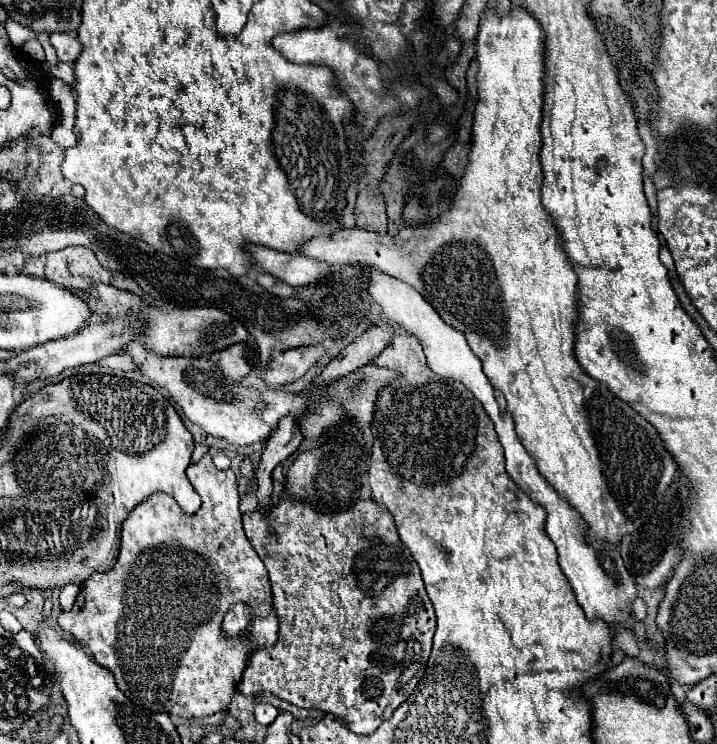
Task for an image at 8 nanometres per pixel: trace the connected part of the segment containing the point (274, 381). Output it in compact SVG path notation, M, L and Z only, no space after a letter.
M323 346L291 348L271 358L269 368L263 372L263 380L269 386L291 384L301 378L309 368L313 368L319 360L323 360Z

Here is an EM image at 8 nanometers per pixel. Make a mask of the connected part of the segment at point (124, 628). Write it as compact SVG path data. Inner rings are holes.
M205 454L199 462L187 467L186 475L201 496L201 508L195 514L185 514L173 498L165 498L161 492L137 504L123 522L121 550L115 566L107 572L95 572L83 582L73 608L61 612L59 626L73 634L75 640L87 644L99 666L113 672L117 688L133 704L145 706L151 712L199 718L229 708L243 674L247 648L251 644L273 644L277 638L277 620L275 612L271 612L271 586L265 564L243 532L233 470L217 470L211 456ZM239 600L255 608L251 638L223 640L223 616Z

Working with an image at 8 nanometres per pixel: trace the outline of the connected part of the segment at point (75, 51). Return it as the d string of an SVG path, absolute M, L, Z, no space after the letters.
M67 32L51 34L51 46L55 48L59 62L67 62L67 64L73 64L81 52L81 44L75 38L75 34L67 34Z

